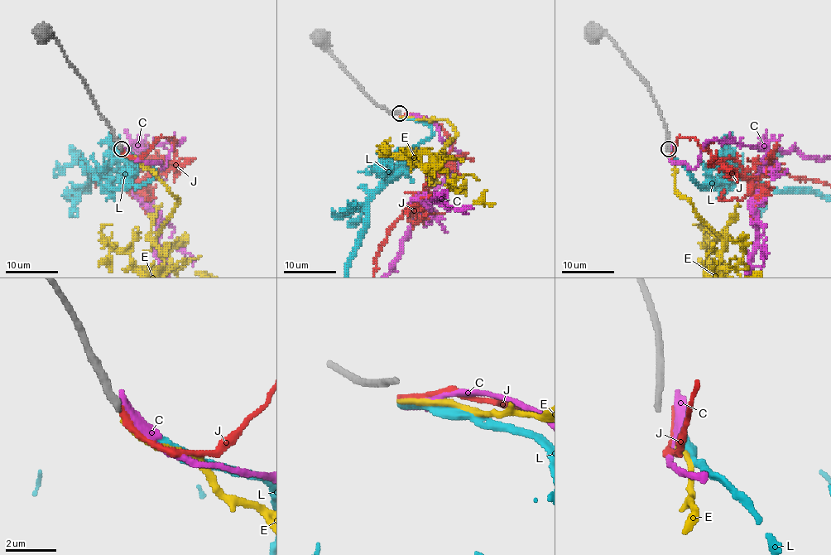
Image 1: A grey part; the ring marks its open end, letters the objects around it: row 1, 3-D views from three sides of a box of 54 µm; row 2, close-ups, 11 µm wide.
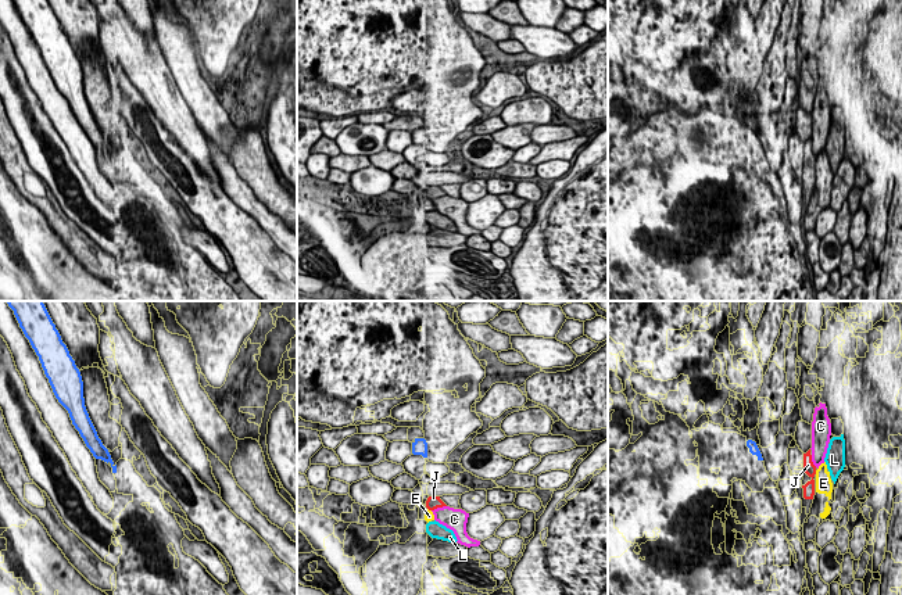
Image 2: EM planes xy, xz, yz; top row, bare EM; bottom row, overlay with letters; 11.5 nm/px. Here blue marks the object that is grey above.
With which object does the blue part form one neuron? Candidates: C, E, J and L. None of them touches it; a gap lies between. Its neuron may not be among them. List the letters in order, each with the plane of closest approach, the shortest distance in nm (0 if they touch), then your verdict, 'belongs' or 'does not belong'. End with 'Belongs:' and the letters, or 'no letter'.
C: yz | 550 nm | does not belong
E: xz | 600 nm | belongs
J: xz | 460 nm | does not belong
L: yz | 700 nm | does not belong
Belongs: E

